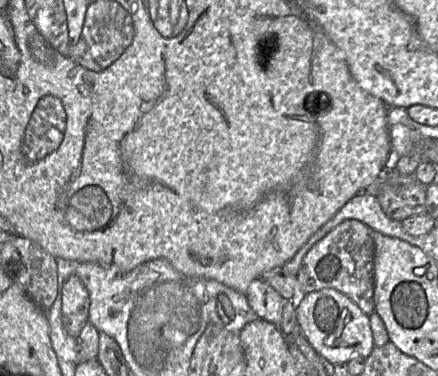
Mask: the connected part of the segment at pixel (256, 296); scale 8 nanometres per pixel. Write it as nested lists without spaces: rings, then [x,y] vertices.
[[[261,278],[254,279],[246,293],[247,301],[259,318],[279,326],[282,321],[283,298],[270,284]]]

